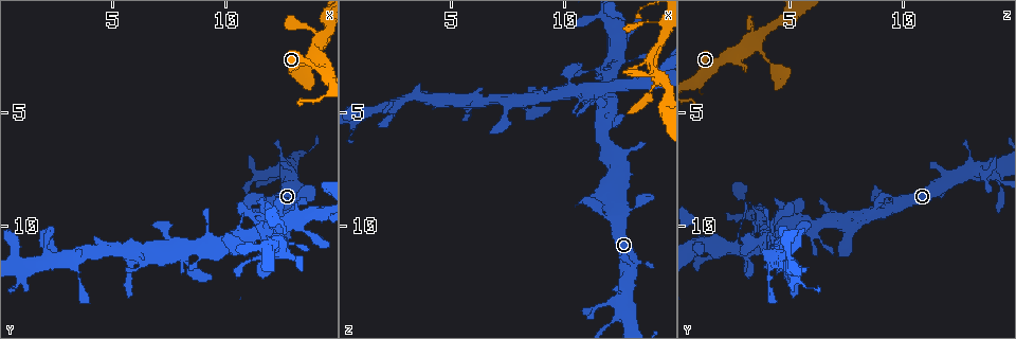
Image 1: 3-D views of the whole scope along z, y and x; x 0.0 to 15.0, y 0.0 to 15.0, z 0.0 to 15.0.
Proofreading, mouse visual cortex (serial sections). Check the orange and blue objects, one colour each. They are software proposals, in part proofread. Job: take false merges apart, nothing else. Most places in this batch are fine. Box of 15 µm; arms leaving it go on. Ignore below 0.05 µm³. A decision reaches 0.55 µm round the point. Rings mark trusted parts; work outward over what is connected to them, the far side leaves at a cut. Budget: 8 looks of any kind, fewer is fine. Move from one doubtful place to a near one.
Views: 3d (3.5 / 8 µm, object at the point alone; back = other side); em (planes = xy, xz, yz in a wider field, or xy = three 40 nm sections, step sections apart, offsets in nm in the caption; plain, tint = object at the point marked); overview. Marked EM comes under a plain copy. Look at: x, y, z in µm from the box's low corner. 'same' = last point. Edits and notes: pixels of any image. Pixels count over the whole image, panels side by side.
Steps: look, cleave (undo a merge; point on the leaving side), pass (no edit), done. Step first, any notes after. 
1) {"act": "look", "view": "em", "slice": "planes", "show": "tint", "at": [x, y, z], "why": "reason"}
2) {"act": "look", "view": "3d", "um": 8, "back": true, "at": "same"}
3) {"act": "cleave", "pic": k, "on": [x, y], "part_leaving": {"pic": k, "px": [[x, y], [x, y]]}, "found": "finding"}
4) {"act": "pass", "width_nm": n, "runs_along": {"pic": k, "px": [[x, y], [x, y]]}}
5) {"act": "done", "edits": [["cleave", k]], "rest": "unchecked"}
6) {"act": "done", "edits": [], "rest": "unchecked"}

{"act": "look", "view": "3d", "um": 3.5, "at": [11.5, 7.8, 13.6]}

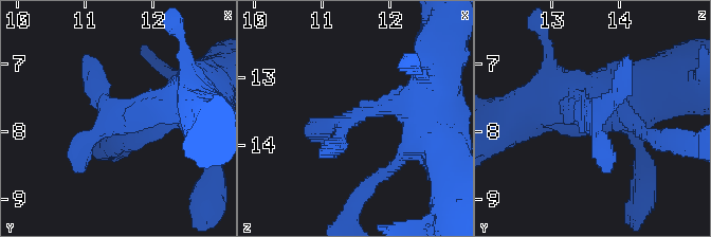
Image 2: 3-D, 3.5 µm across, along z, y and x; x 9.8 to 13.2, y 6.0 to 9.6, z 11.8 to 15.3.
{"act": "look", "view": "em", "slice": "xy", "step": 1, "show": "tint", "at": [11.55, 7.65, 13.50], "why": "need the tissue"}

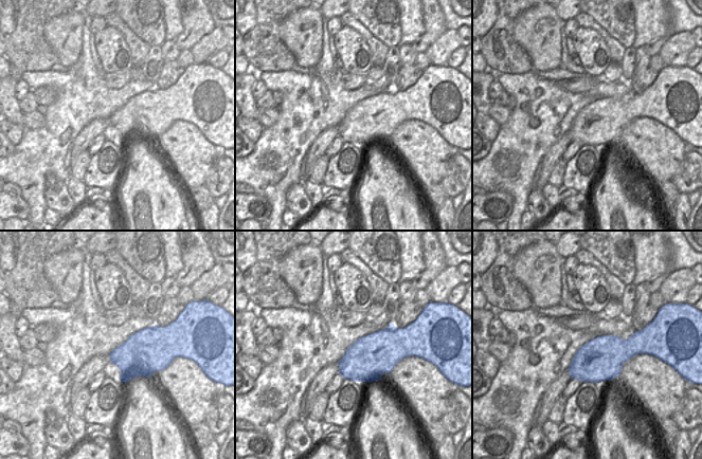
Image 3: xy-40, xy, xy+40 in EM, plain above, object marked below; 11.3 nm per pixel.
{"act": "look", "view": "em", "slice": "xy", "step": 3, "show": "tint", "at": "same", "why": "another direction"}

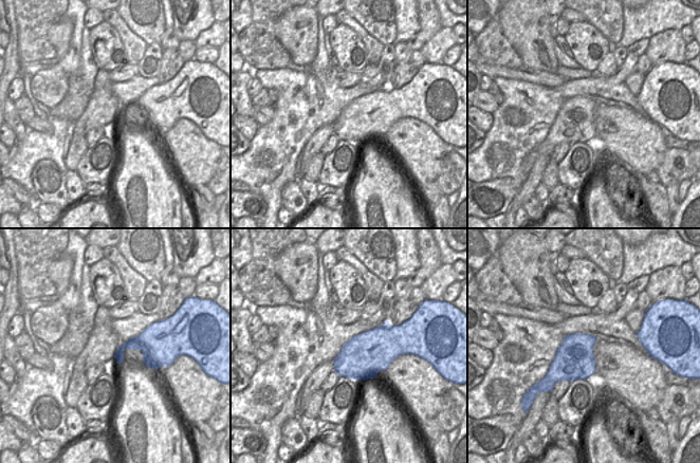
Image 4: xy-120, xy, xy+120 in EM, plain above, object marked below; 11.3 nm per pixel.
{"act": "pass", "runs_along": {"pic": 2, "px": [[199, 102], [121, 111], [78, 160]]}, "found": "continuous, no second cell"}

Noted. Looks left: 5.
{"act": "look", "view": "3d", "um": 3.5, "at": [12.0, 10.3, 4.1], "why": "looks like a crossing"}

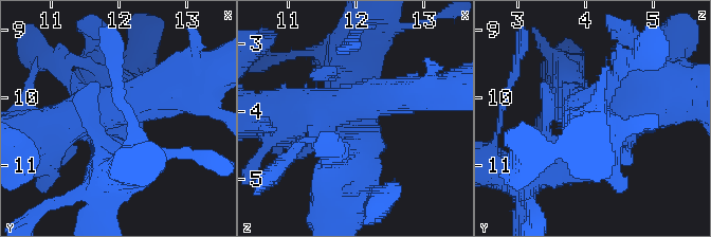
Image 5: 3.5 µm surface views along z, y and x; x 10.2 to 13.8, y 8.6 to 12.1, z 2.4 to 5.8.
{"act": "look", "view": "em", "slice": "xy", "step": 3, "show": "tint", "at": [11.90, 10.30, 4.00], "why": "now the EM"}

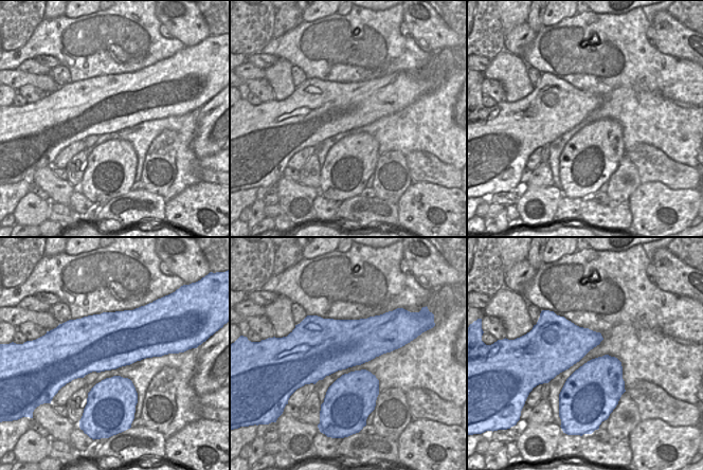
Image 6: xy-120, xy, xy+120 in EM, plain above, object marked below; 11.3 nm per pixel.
{"act": "pass", "runs_along": {"pic": 5, "px": [[344, 167], [347, 112], [289, 115]]}, "found": "all the same cell"}

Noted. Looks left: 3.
{"act": "look", "view": "3d", "um": 3.5, "at": [14.3, 3.2, 1.0], "why": "three-way junction"}

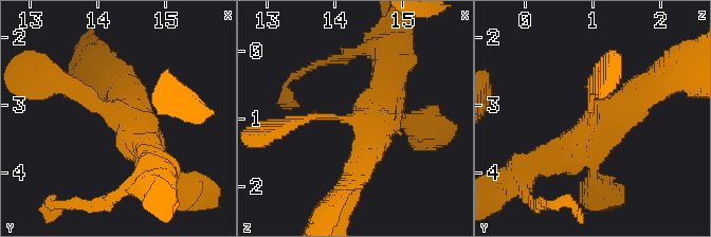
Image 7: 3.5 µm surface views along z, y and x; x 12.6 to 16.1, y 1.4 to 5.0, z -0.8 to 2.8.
{"act": "look", "view": "em", "slice": "xy", "step": 5, "show": "tint", "at": [14.30, 3.15, 1.05], "arms": 3, "arm_widths_nm": [150, 400, 500]}

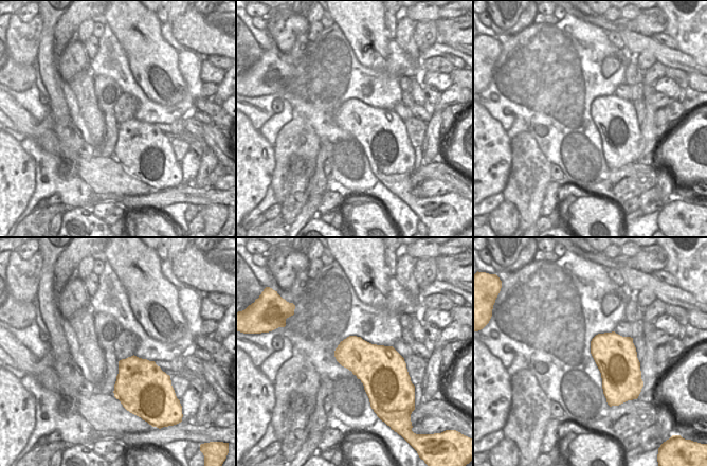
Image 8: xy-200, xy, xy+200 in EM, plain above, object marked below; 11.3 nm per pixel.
{"act": "pass", "runs_along": {"pic": 7, "px": [[61, 81], [130, 117], [120, 94]]}, "found": "one cell here"}

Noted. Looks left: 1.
{"act": "done", "edits": [], "rest": "unchecked"}

